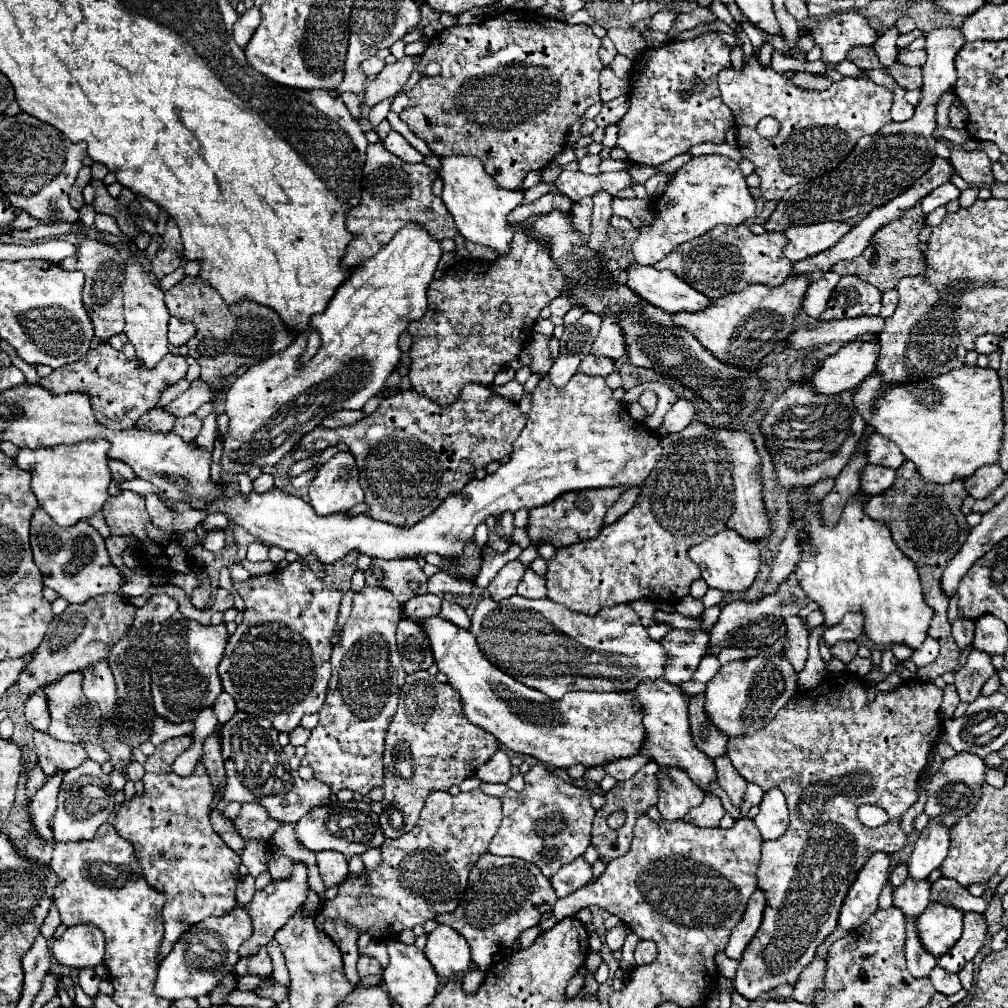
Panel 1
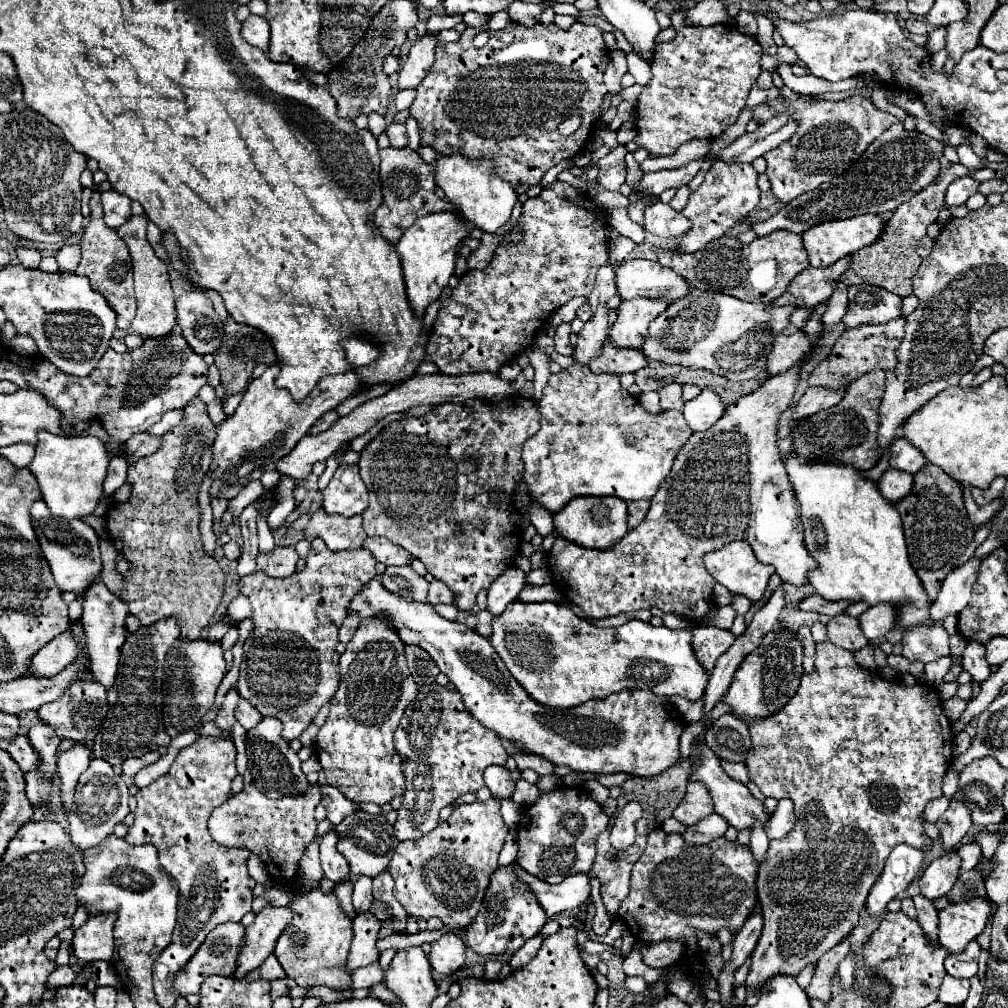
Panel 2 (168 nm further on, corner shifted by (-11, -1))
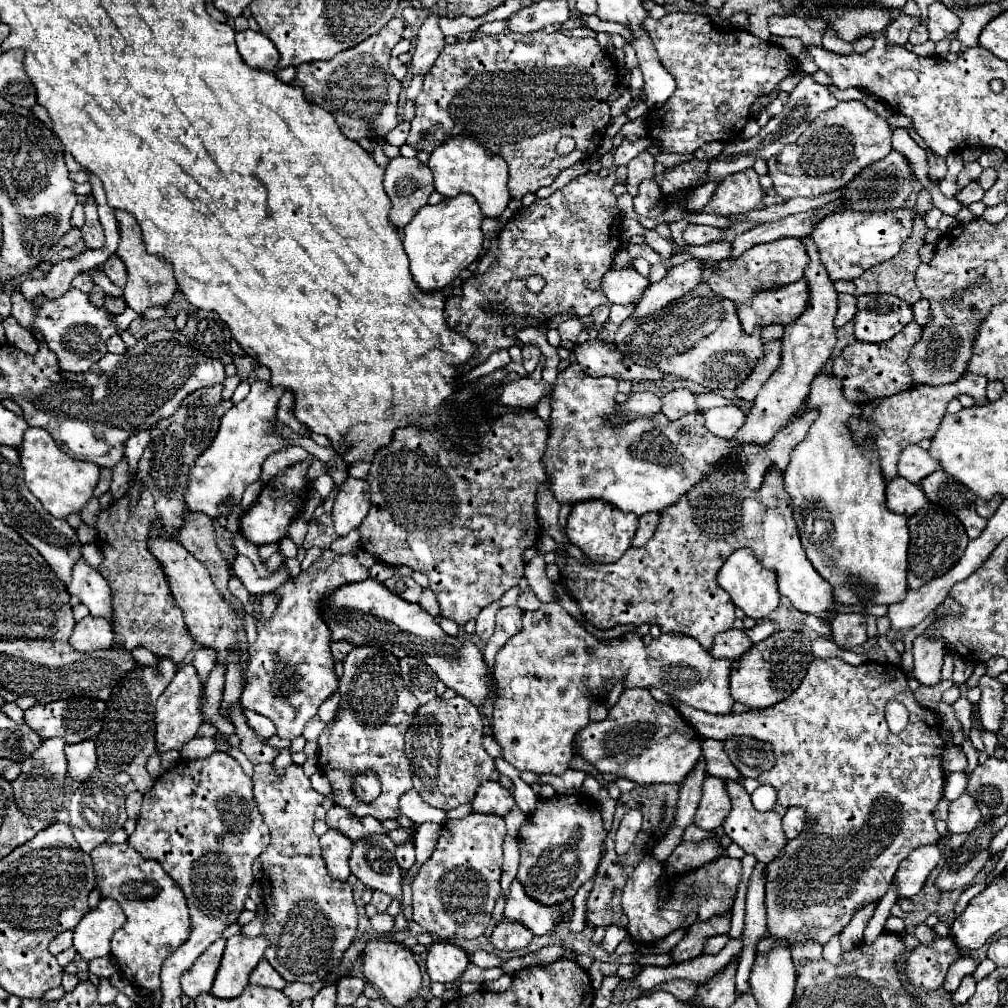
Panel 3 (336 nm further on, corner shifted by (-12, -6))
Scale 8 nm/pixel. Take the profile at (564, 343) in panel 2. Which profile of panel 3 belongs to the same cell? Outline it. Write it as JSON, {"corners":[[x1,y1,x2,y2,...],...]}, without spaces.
{"corners":[[569,318,569,320,561,322,557,326,557,330,561,334,561,346,567,348,567,350,573,350,575,348,575,342,577,342,577,336,583,330,583,324,581,324,579,318]]}

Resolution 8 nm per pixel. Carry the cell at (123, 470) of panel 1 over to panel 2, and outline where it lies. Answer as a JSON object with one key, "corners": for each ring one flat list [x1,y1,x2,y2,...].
{"corners":[[114,455,110,459,110,467,108,467,108,475,106,475,106,481,104,481,104,495,110,497,118,487,124,485,126,481,126,459,120,457,120,455]]}

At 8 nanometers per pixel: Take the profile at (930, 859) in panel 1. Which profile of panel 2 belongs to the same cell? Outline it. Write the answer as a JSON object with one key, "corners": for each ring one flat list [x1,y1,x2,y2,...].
{"corners":[[952,799,950,807,940,817,936,827,942,831,944,851,952,851,960,843,960,839,968,833,968,829,972,827,972,819,970,819,968,807,962,801]]}

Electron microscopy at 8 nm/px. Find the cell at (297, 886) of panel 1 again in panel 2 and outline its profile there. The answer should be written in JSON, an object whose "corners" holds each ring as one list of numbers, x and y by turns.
{"corners":[[264,907,254,923,246,927,244,945,240,947,238,961,236,961,236,979,246,977,252,969,260,967,262,961,274,951,274,945,292,921,292,911,288,907]]}

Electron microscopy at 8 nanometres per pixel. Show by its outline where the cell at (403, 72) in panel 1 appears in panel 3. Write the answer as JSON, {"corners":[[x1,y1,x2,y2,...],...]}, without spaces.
{"corners":[[435,14,429,16,417,32,415,52,411,58,411,70,415,76,427,74,433,68,439,52,445,46,445,36,443,36,437,20,439,20,439,16,435,16]]}

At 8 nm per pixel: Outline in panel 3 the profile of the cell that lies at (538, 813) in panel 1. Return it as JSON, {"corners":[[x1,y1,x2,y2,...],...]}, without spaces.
{"corners":[[557,794,549,800,539,800,537,810,527,820,529,820,529,824,523,824,519,830,519,836,517,836,519,850,521,850,517,878,521,880,521,884,525,886,529,896,537,898,537,902,541,902,541,904,559,904,563,900,573,898,577,888,595,876,595,870,599,864,601,844,607,836,599,808,591,802]]}

